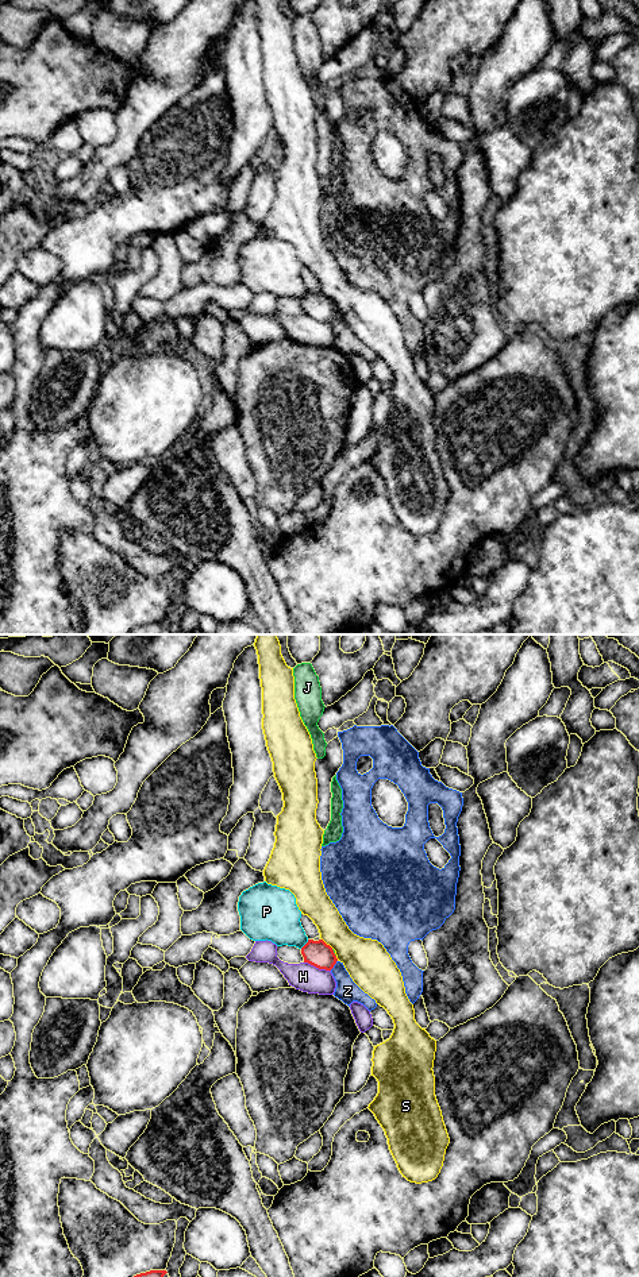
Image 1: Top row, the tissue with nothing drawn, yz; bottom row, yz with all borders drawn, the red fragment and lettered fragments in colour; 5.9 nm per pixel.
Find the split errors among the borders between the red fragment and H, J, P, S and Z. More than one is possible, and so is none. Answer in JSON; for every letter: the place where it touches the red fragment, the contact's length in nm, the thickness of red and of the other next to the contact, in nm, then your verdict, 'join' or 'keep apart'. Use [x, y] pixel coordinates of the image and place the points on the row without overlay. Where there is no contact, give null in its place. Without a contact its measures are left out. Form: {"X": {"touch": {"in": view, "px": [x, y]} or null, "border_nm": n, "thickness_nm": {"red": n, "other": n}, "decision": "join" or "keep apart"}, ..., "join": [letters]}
{"H": {"touch": {"in": "yz", "px": [318, 319]}, "border_nm": 170, "thickness_nm": {"red": 160, "other": 170}, "decision": "keep apart"}, "J": {"touch": {"in": "yz", "px": [334, 305]}, "border_nm": 50, "thickness_nm": {"red": 160, "other": 20}, "decision": "keep apart"}, "P": {"touch": {"in": "yz", "px": [305, 296]}, "border_nm": 80, "thickness_nm": {"red": 160, "other": 300}, "decision": "keep apart"}, "S": {"touch": {"in": "yz", "px": [326, 296]}, "border_nm": 90, "thickness_nm": {"red": 160, "other": 260}, "decision": "keep apart"}, "Z": {"touch": {"in": "yz", "px": [334, 316]}, "border_nm": 80, "thickness_nm": {"red": 160, "other": 140}, "decision": "keep apart"}, "join": []}

